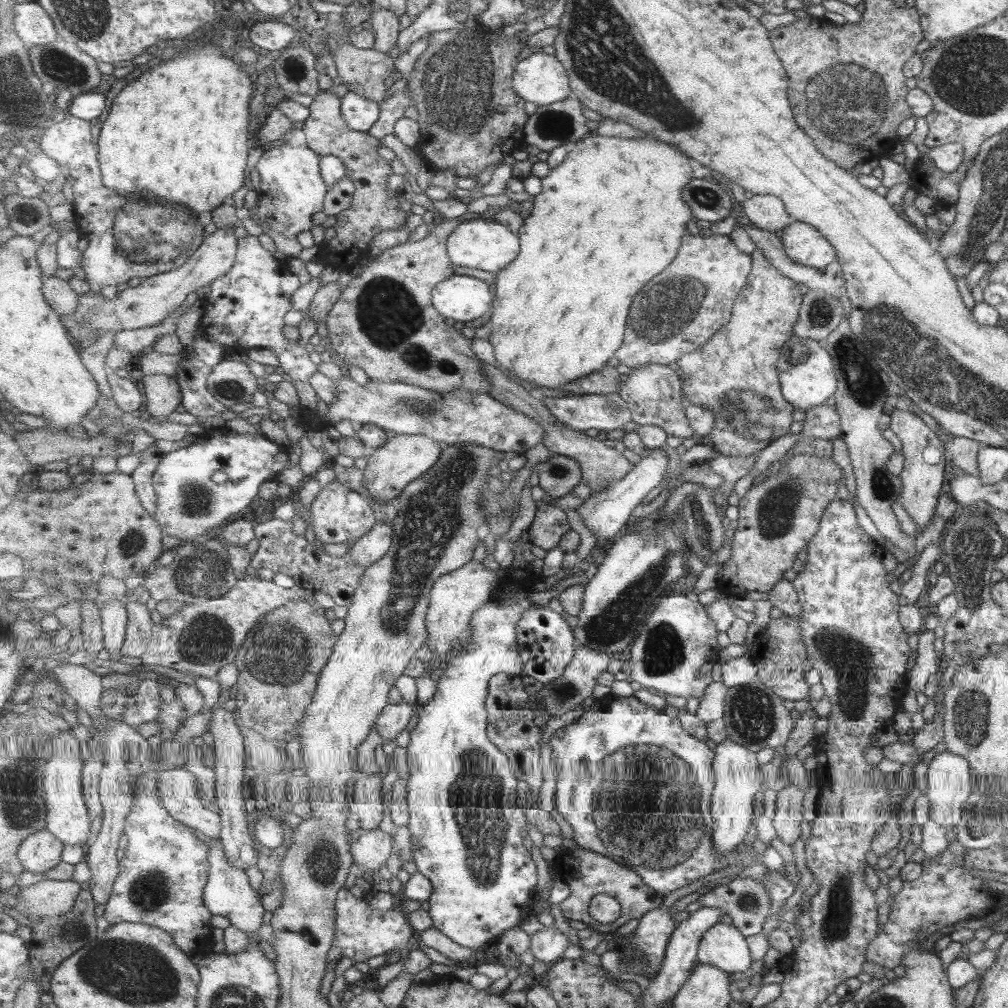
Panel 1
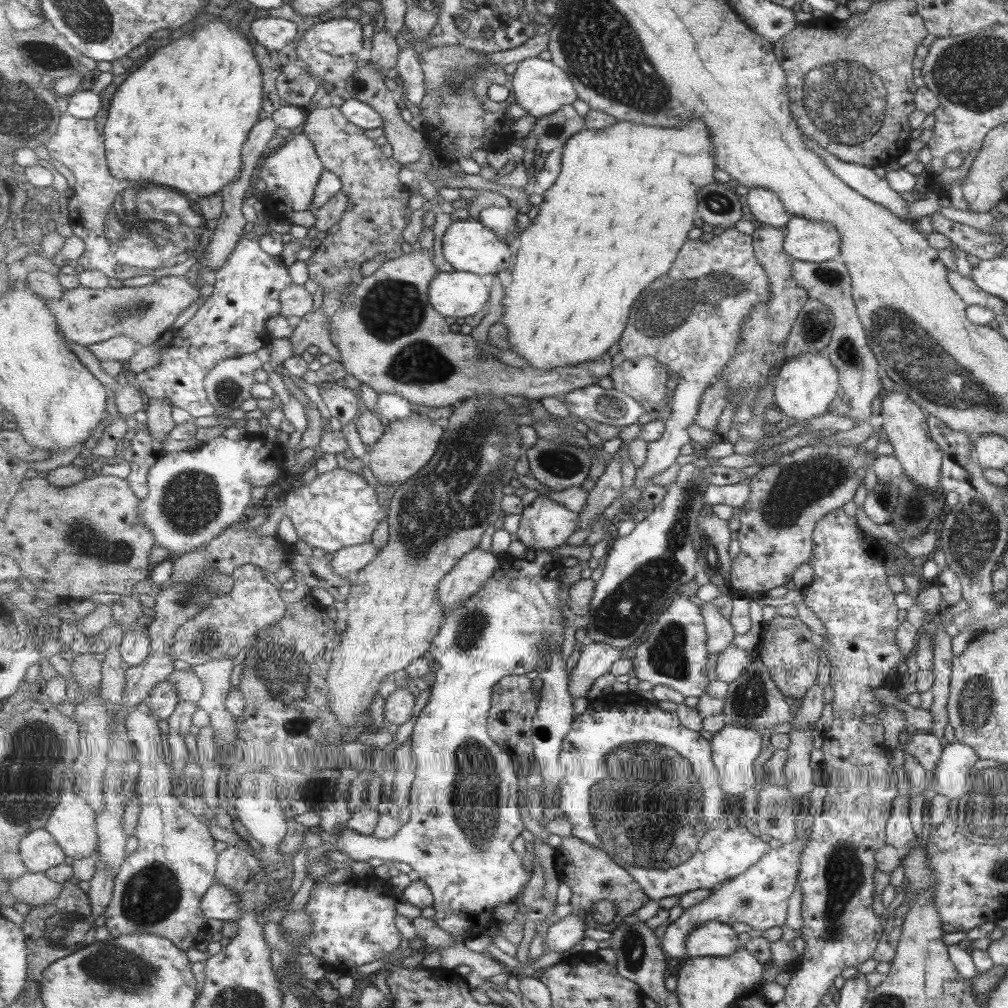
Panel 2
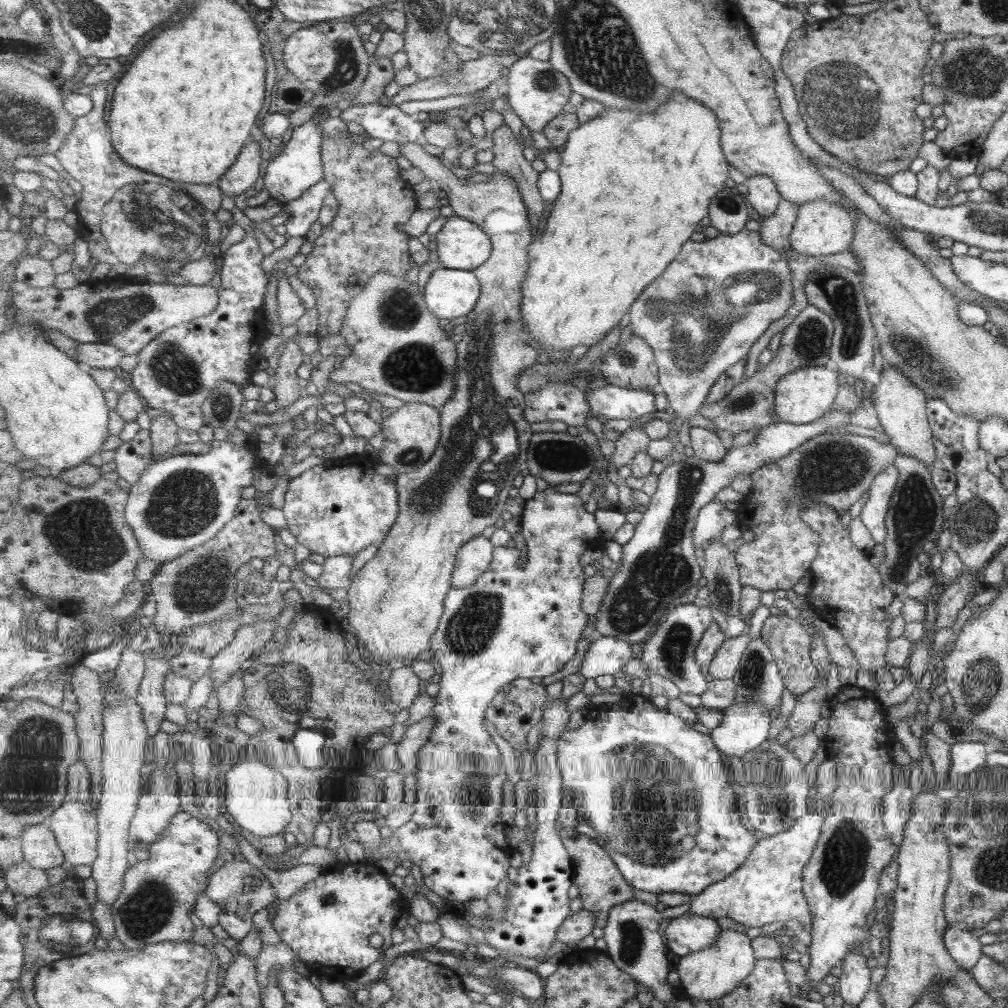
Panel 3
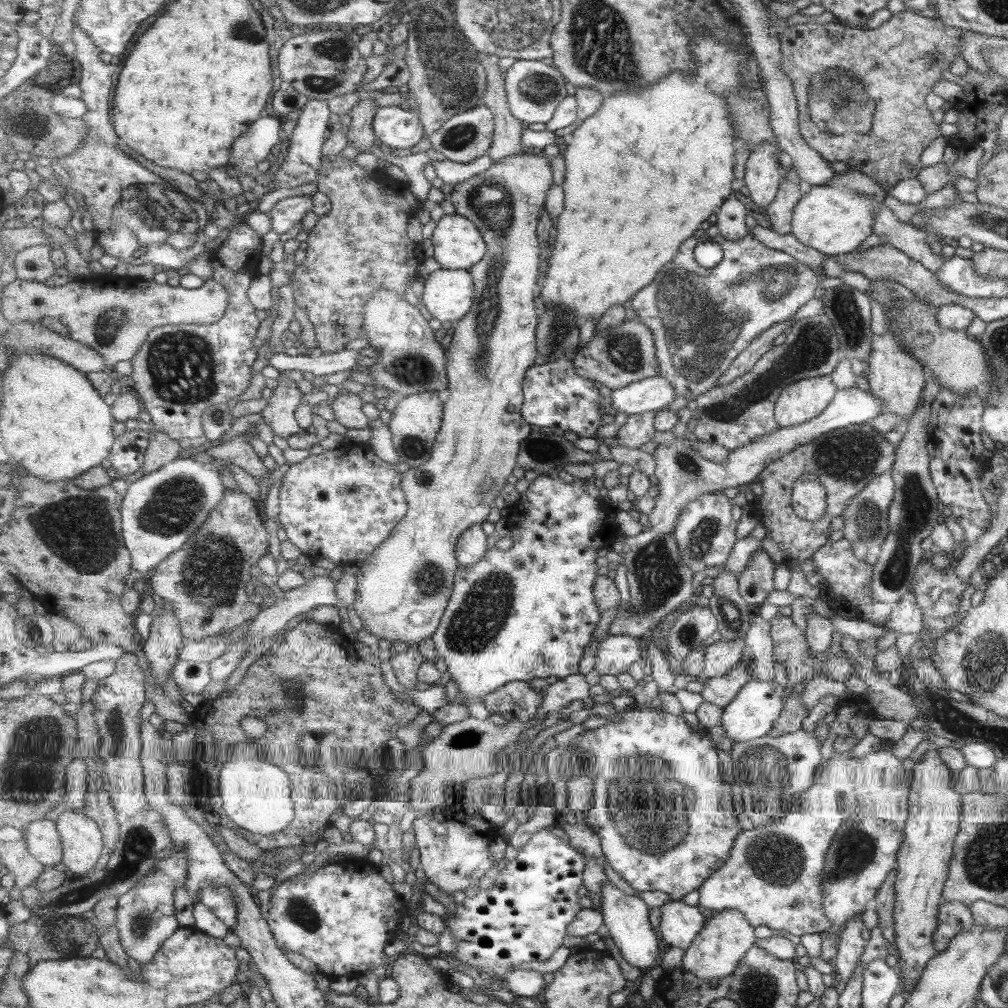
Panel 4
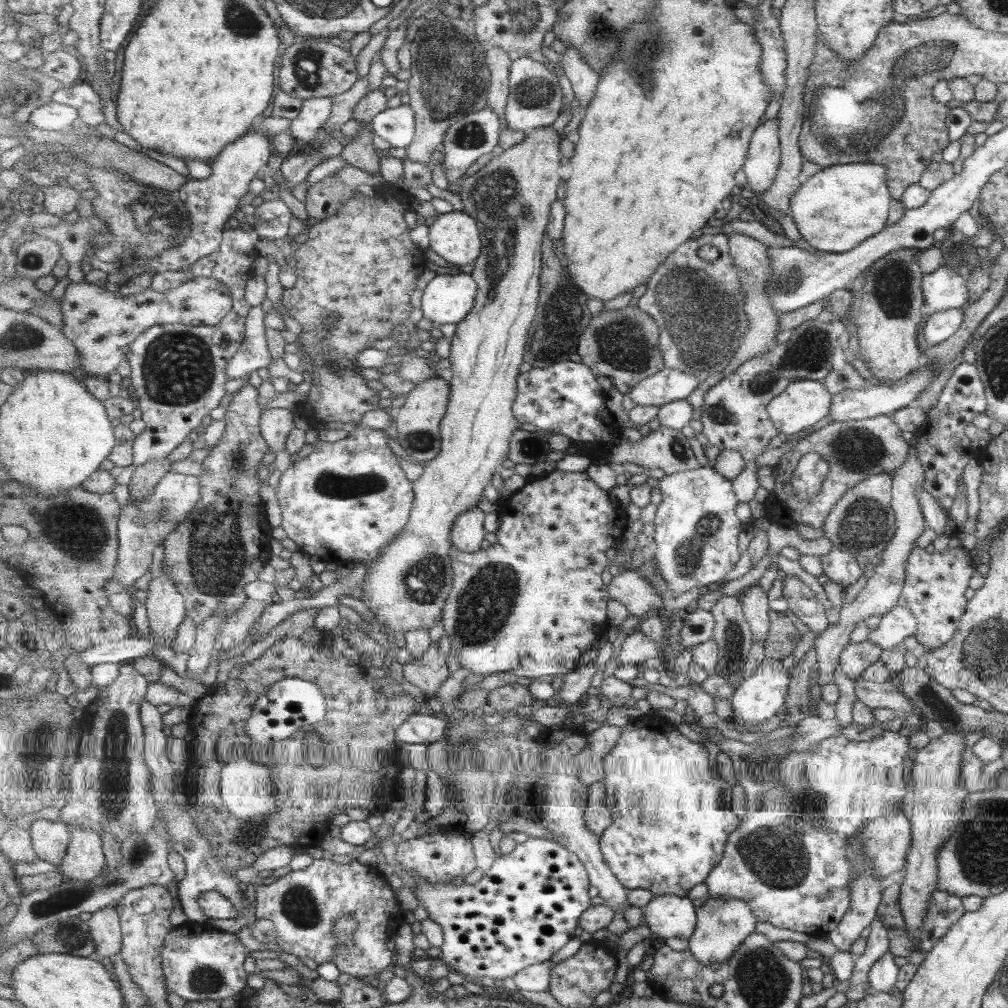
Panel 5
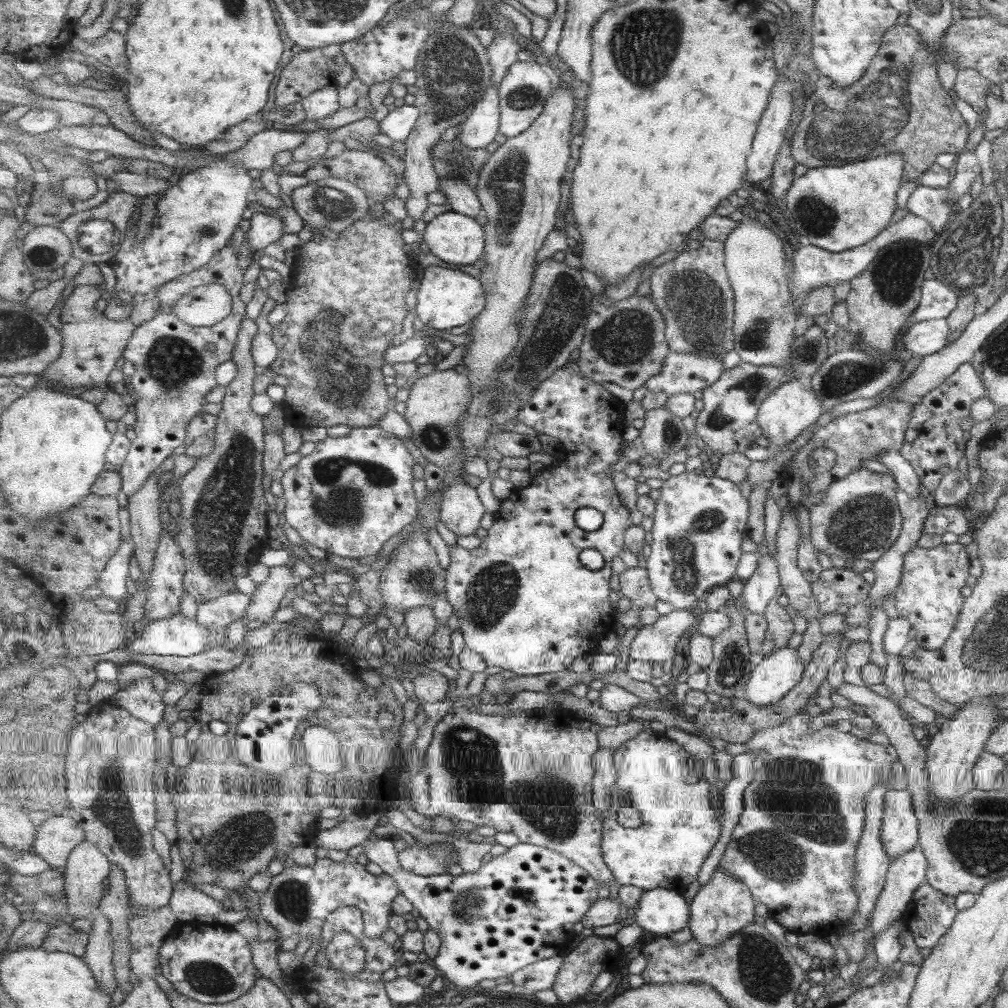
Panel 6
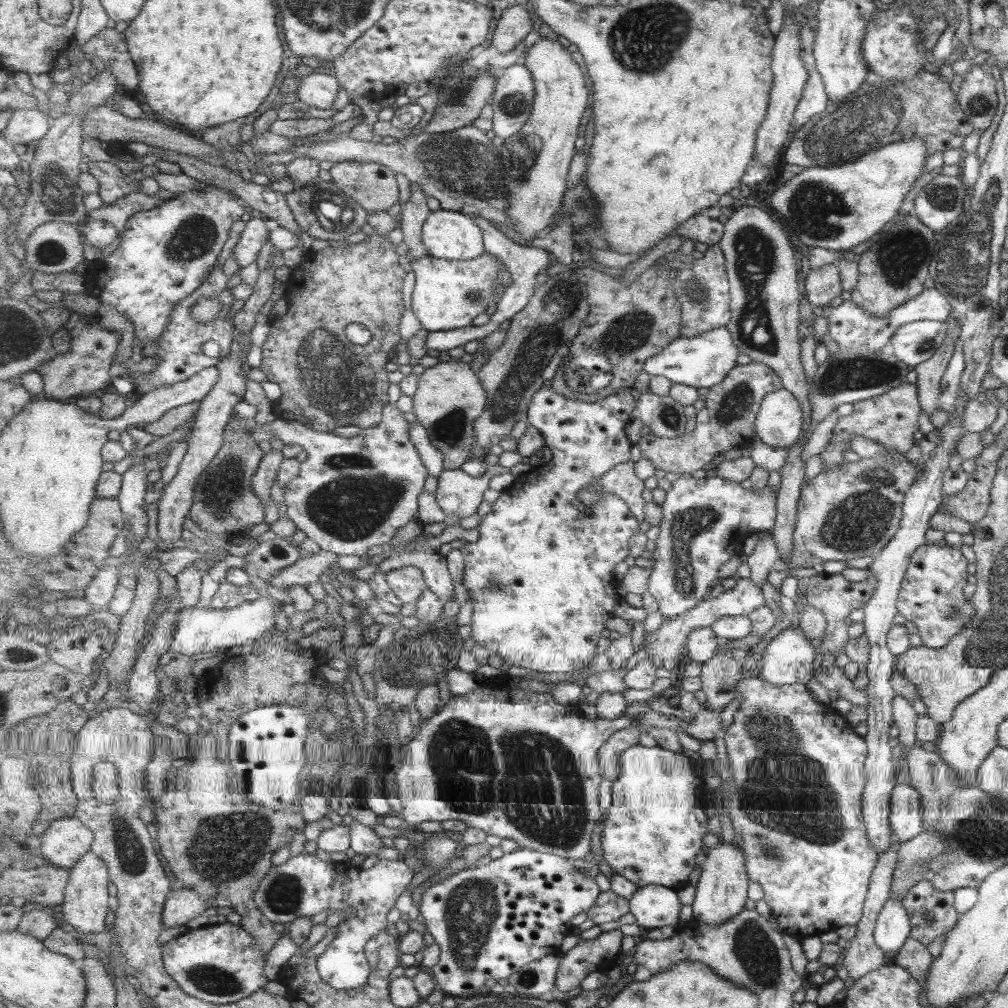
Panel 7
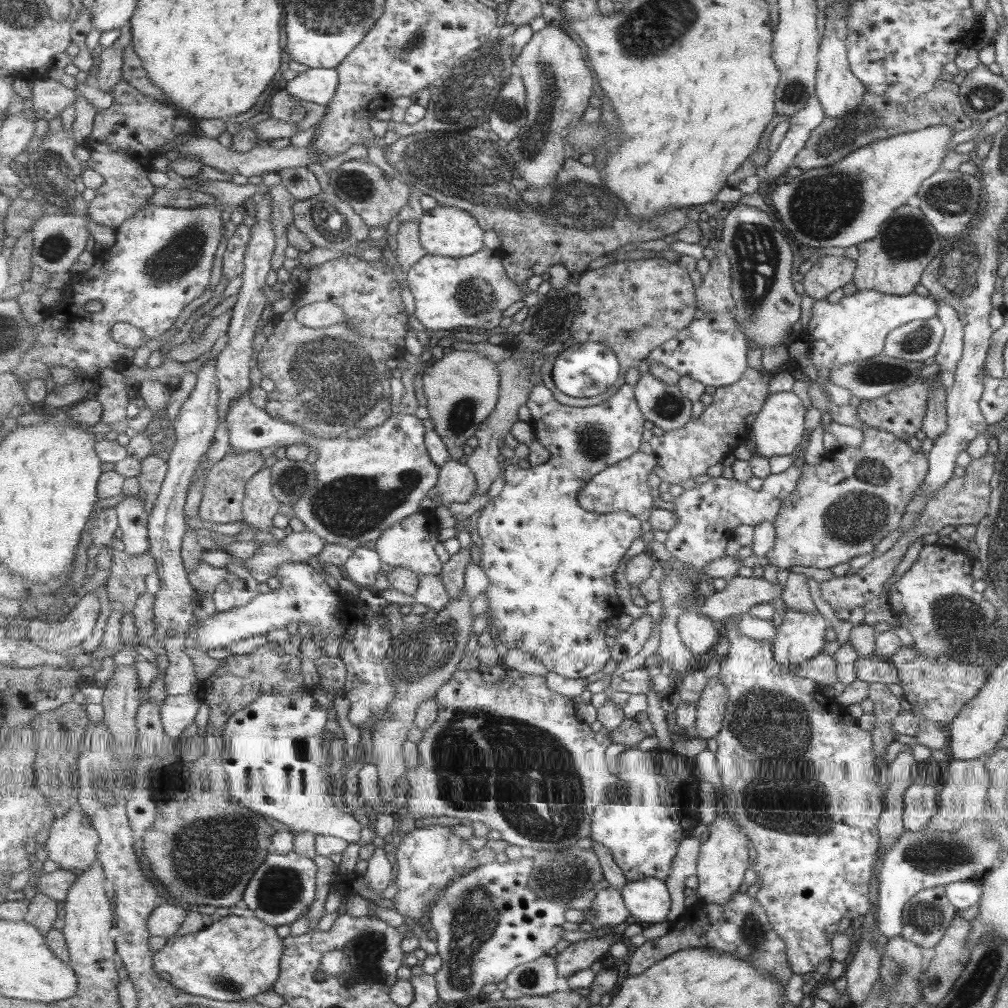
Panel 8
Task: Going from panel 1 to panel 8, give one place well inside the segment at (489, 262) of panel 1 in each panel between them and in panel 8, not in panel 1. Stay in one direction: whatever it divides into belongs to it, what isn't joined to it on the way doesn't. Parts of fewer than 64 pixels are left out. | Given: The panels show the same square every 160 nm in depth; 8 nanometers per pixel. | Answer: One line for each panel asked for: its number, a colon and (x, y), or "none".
2: (469, 245)
3: (461, 244)
4: (458, 244)
5: (455, 236)
6: (458, 239)
7: (449, 235)
8: (446, 231)

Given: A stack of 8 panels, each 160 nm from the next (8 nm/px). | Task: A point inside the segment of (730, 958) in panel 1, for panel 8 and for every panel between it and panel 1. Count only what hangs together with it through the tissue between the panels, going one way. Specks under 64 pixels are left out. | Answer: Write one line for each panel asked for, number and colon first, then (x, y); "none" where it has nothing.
2: (714, 938)
3: (688, 933)
4: (681, 924)
5: (668, 916)
6: (659, 911)
7: (653, 906)
8: (648, 901)

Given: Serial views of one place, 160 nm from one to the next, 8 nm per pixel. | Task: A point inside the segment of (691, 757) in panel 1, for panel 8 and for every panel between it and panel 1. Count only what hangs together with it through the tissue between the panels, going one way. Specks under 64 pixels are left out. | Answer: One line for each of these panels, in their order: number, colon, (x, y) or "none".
2: (623, 751)
3: (632, 751)
4: (676, 848)
5: (672, 819)
6: (662, 780)
7: (653, 831)
8: (643, 826)

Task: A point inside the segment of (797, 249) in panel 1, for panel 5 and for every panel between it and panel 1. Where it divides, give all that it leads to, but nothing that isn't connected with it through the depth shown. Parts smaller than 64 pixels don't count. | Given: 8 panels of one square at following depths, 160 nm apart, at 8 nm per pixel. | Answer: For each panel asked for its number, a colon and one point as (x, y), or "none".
2: (809, 241)
3: (822, 228)
4: (834, 218)
5: (837, 208)

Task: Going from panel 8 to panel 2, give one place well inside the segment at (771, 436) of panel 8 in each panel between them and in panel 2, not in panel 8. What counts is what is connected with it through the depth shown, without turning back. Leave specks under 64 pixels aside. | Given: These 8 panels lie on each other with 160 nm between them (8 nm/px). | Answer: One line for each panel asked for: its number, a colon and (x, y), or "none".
2: (806, 384)
3: (802, 396)
4: (803, 400)
5: (804, 402)
6: (794, 406)
7: (779, 423)

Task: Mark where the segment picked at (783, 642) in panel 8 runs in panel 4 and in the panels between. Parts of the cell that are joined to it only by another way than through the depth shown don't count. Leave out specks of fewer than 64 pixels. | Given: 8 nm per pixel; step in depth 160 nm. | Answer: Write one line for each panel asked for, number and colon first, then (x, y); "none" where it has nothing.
4: (752, 714)
5: (761, 696)
6: (778, 672)
7: (788, 659)

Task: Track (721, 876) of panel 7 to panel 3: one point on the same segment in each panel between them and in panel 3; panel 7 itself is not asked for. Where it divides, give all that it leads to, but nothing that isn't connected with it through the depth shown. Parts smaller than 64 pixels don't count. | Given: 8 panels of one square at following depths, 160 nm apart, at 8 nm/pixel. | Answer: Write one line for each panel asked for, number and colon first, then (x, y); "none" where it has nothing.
3: (713, 972)
4: (717, 951)
5: (723, 924)
6: (723, 906)

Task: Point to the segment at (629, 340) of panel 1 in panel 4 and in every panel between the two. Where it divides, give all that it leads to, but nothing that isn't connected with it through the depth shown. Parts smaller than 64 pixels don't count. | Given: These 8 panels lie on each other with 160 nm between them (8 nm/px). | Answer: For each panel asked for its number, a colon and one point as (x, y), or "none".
2: (690, 321)
3: (734, 287)
4: (755, 287)

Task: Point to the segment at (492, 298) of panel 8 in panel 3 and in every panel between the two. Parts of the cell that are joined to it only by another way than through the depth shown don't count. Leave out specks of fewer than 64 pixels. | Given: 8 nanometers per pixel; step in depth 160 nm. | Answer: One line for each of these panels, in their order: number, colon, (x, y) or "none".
3: (450, 293)
4: (448, 296)
5: (447, 299)
6: (447, 299)
7: (449, 294)

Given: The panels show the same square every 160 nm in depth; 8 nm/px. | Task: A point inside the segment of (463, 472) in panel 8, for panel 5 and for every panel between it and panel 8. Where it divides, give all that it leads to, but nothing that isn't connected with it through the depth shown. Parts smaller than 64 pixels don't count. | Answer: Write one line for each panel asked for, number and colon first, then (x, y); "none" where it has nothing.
5: (467, 532)
6: (461, 509)
7: (459, 493)

